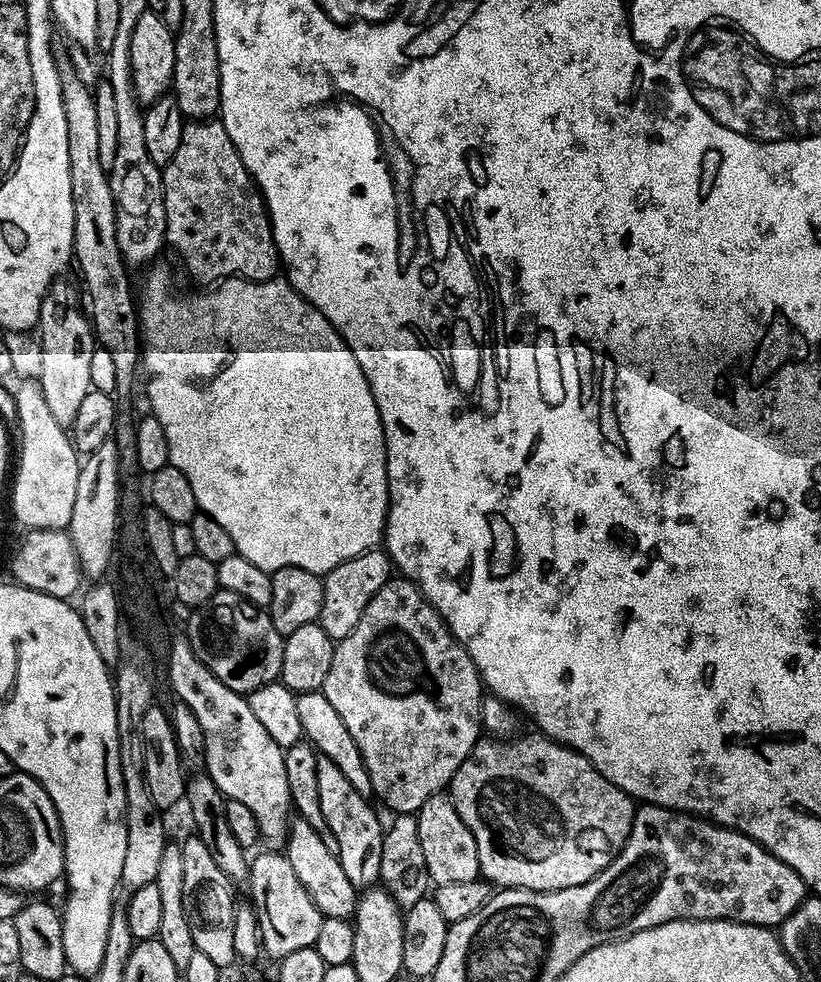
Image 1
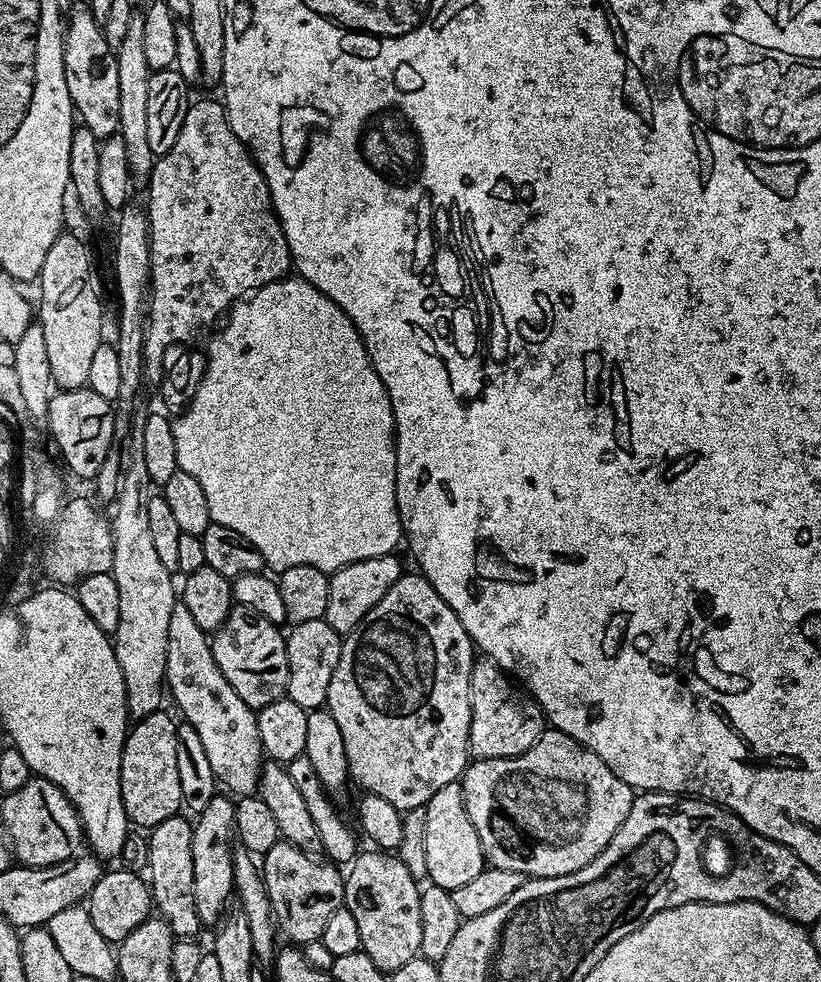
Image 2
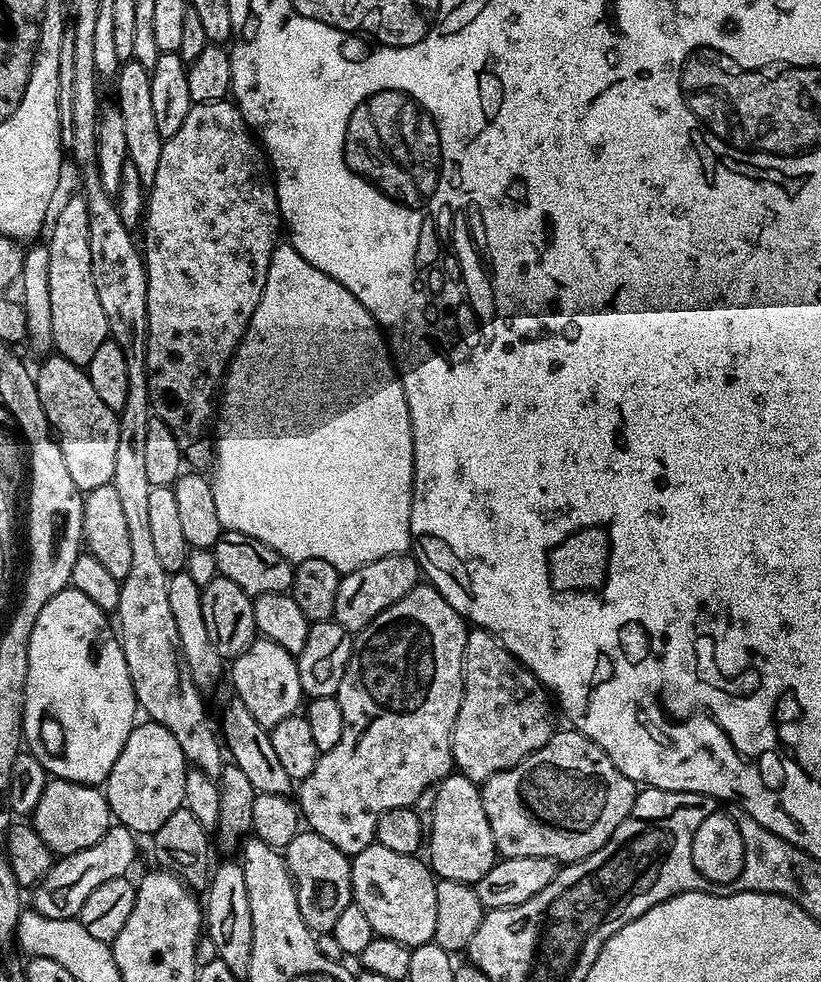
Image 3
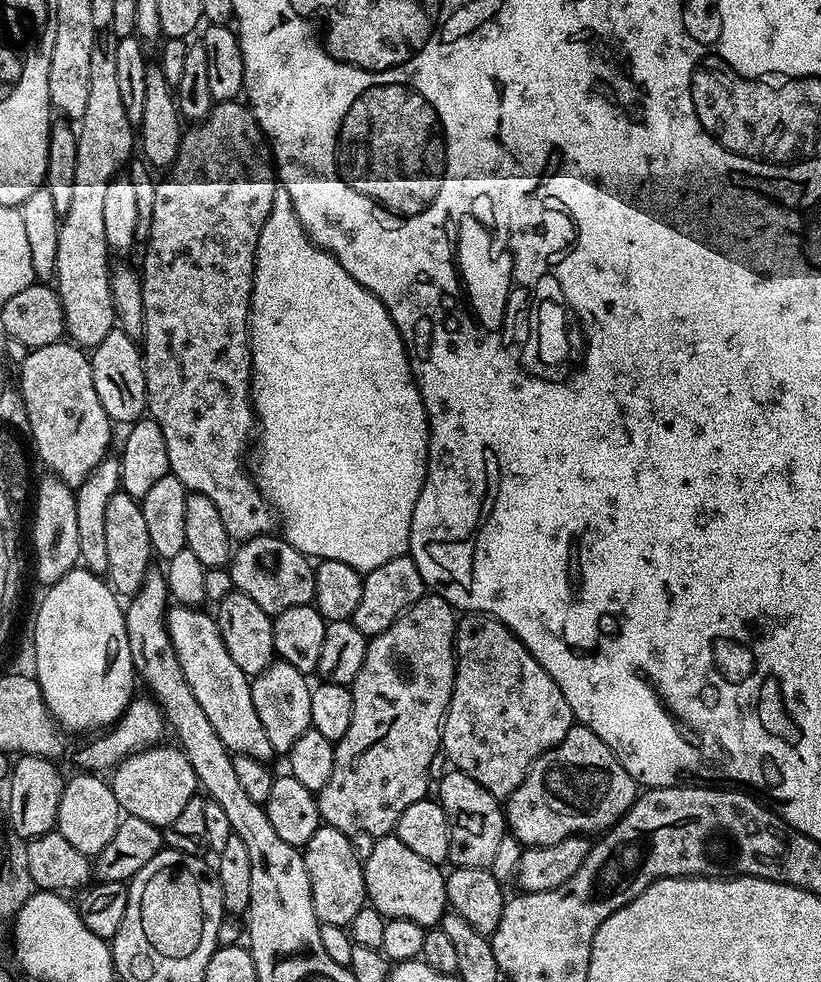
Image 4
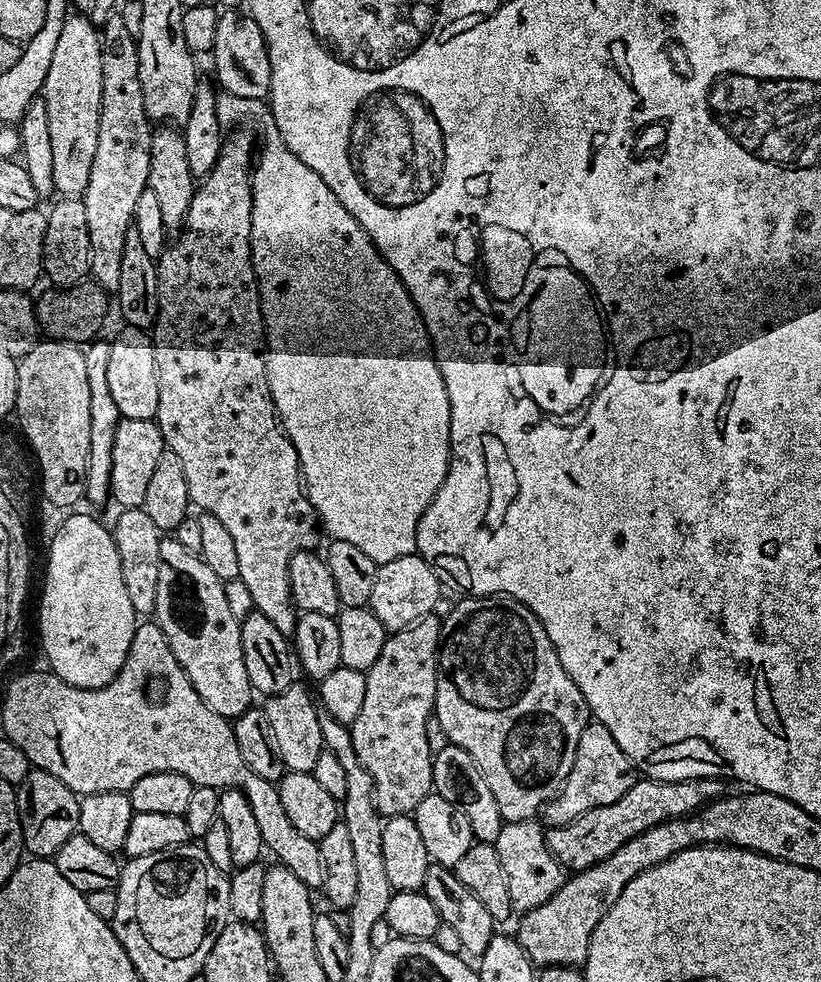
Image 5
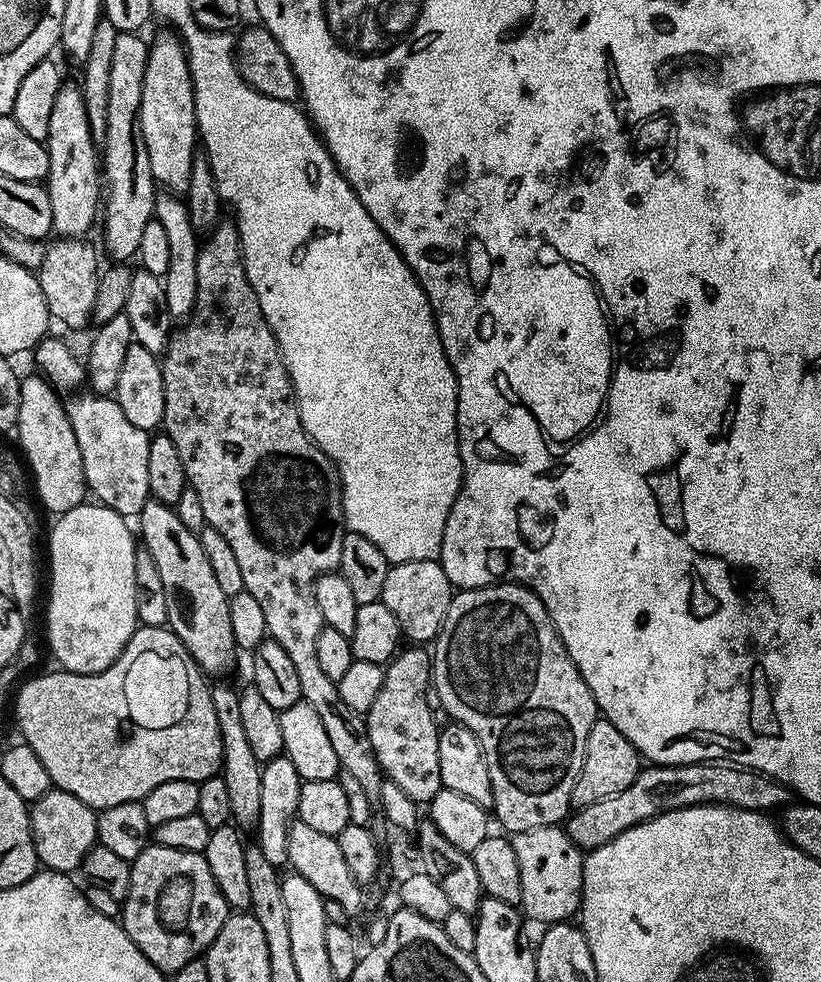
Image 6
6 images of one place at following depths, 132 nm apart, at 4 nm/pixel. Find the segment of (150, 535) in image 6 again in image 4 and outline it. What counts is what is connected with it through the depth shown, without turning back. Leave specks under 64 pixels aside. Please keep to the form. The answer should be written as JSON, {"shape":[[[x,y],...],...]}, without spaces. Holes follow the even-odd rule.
{"shape":[[[182,603],[168,609],[168,633],[178,654],[178,666],[182,666],[182,674],[194,698],[198,698],[198,706],[202,706],[206,718],[210,718],[214,734],[222,738],[229,752],[271,761],[274,753],[270,738],[266,738],[266,730],[262,730],[262,722],[258,719],[258,710],[254,710],[252,680],[245,672],[238,670],[234,658],[230,658],[230,650],[226,650],[226,642],[222,642],[215,619],[209,613],[207,616],[200,611],[204,610]]]}

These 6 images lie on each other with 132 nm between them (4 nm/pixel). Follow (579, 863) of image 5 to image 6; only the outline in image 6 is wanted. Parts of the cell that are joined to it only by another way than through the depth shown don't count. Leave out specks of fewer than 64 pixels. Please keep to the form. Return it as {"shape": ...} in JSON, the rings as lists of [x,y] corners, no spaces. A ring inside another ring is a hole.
{"shape":[[[685,762],[682,764],[652,764],[641,767],[640,772],[614,798],[602,798],[602,802],[594,802],[590,806],[573,811],[566,820],[566,831],[570,839],[581,850],[591,850],[600,848],[606,842],[618,838],[618,834],[631,832],[640,824],[649,823],[656,816],[663,816],[670,810],[679,808],[694,808],[697,806],[727,806],[730,808],[745,808],[750,814],[768,814],[777,808],[783,809],[791,805],[794,800],[792,789],[784,784],[779,784],[776,780],[771,780],[769,776],[764,776],[761,772],[751,768],[739,766],[717,766],[712,762]]]}

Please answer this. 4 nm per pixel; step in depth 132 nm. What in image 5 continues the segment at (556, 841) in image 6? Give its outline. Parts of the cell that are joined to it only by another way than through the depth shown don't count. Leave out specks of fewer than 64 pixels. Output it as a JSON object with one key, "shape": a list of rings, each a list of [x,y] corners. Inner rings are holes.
{"shape":[[[537,819],[524,821],[507,822],[500,828],[498,838],[495,840],[495,846],[498,850],[498,856],[505,867],[507,882],[510,887],[510,900],[513,911],[523,914],[529,912],[530,909],[536,909],[543,902],[549,901],[550,898],[558,892],[564,885],[566,872],[552,854],[548,847],[547,835],[545,829],[537,823]]]}

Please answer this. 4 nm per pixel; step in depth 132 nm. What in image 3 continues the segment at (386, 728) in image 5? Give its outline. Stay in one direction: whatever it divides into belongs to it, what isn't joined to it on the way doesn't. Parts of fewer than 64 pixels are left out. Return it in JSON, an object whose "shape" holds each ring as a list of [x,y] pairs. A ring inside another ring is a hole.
{"shape":[[[427,582],[417,583],[416,587],[410,590],[410,594],[406,594],[406,598],[402,598],[394,606],[382,610],[382,614],[378,614],[378,618],[374,618],[374,622],[370,622],[362,631],[355,633],[352,657],[346,666],[346,674],[342,678],[342,682],[338,682],[338,690],[335,694],[338,706],[342,706],[342,722],[344,723],[342,738],[338,742],[338,746],[320,753],[312,773],[305,780],[299,781],[298,784],[298,792],[300,788],[298,807],[303,823],[311,831],[326,838],[326,842],[338,846],[338,850],[342,850],[342,854],[346,854],[349,858],[357,856],[359,852],[366,850],[366,846],[374,843],[376,839],[375,825],[380,813],[386,810],[413,807],[418,794],[422,794],[422,790],[439,784],[445,776],[453,771],[452,727],[464,693],[464,647],[468,634],[469,629],[466,627],[464,617],[458,615],[454,606],[450,606],[450,602],[446,602],[446,598],[442,598],[442,594]]]}

